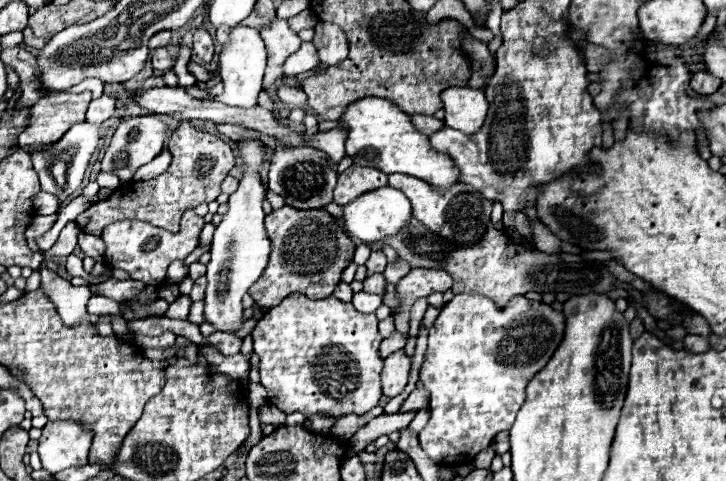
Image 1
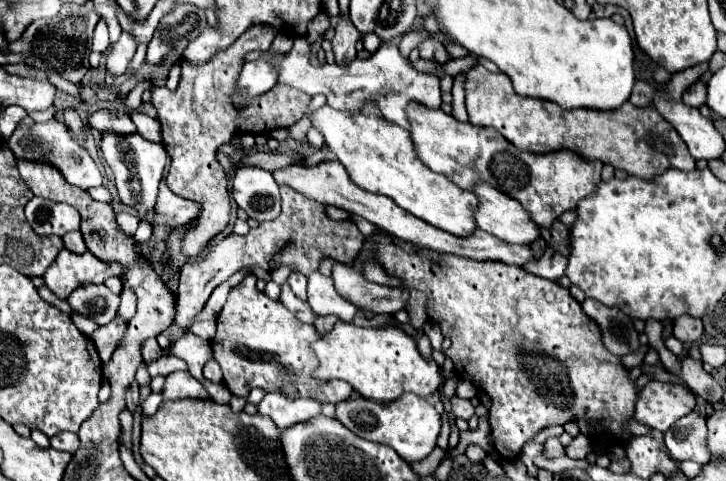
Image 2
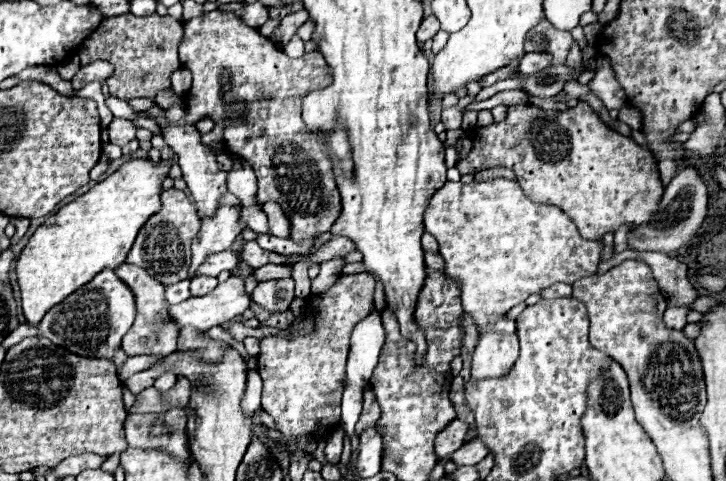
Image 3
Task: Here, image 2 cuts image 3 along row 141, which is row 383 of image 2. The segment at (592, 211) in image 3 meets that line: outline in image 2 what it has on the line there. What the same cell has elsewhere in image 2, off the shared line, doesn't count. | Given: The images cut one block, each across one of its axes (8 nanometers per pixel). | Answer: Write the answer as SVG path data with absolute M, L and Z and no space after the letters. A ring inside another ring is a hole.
M376 230L370 240L374 246L374 260L388 276L402 282L402 290L418 290L426 294L430 320L434 320L442 334L452 340L446 356L454 360L458 378L470 380L478 390L492 398L492 442L494 450L504 460L516 460L522 452L522 446L540 430L552 424L566 424L570 418L578 420L582 434L588 432L588 424L592 420L598 420L604 428L604 438L630 438L630 434L624 430L624 422L634 416L638 390L628 378L628 370L622 366L620 358L604 350L596 322L582 312L582 306L566 288L534 276L524 268L502 262L478 262L454 254L440 254L438 260L426 258L420 254L420 250L404 250L396 246L394 240L380 230Z

